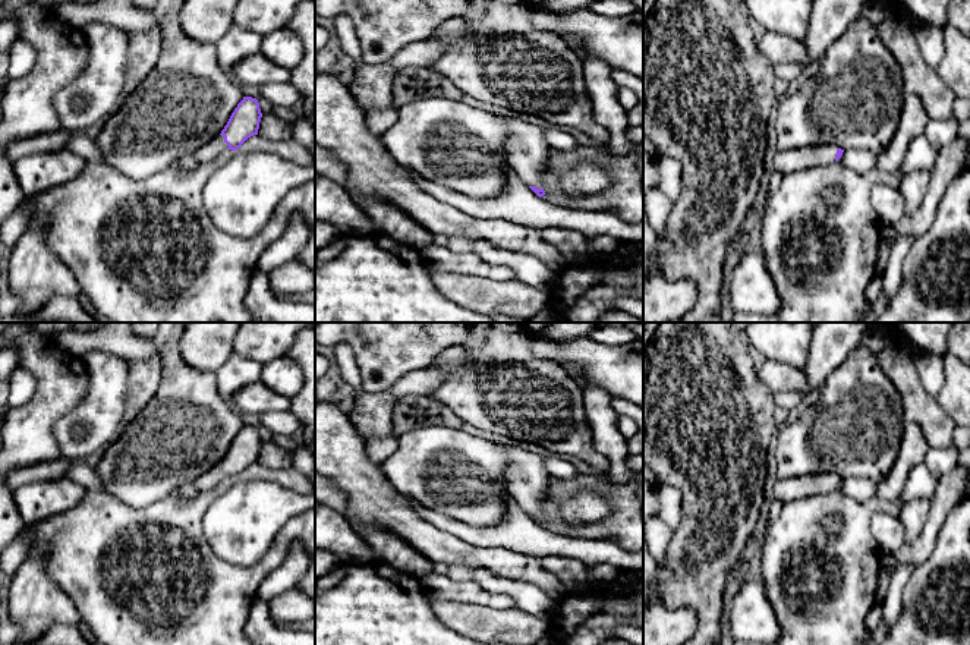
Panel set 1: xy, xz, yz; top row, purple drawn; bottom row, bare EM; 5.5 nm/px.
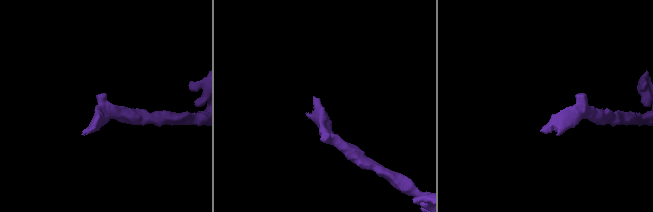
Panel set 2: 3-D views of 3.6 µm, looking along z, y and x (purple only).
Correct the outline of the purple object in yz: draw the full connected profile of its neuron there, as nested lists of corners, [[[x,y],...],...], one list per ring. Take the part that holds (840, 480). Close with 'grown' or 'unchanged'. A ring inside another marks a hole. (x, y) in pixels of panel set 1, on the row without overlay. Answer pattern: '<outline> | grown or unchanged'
[[[813,473],[788,479],[777,479],[775,498],[782,504],[803,497],[821,495],[841,487],[844,478],[831,473]]] | grown

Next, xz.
[[[504,447],[507,468],[504,482],[514,506],[527,513],[539,526],[545,523],[542,503],[548,495],[549,472],[544,459],[519,447]]] | grown

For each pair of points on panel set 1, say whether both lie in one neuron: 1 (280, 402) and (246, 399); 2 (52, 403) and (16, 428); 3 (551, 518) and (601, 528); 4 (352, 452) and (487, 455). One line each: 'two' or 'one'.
1: one
2: one
3: one
4: two

